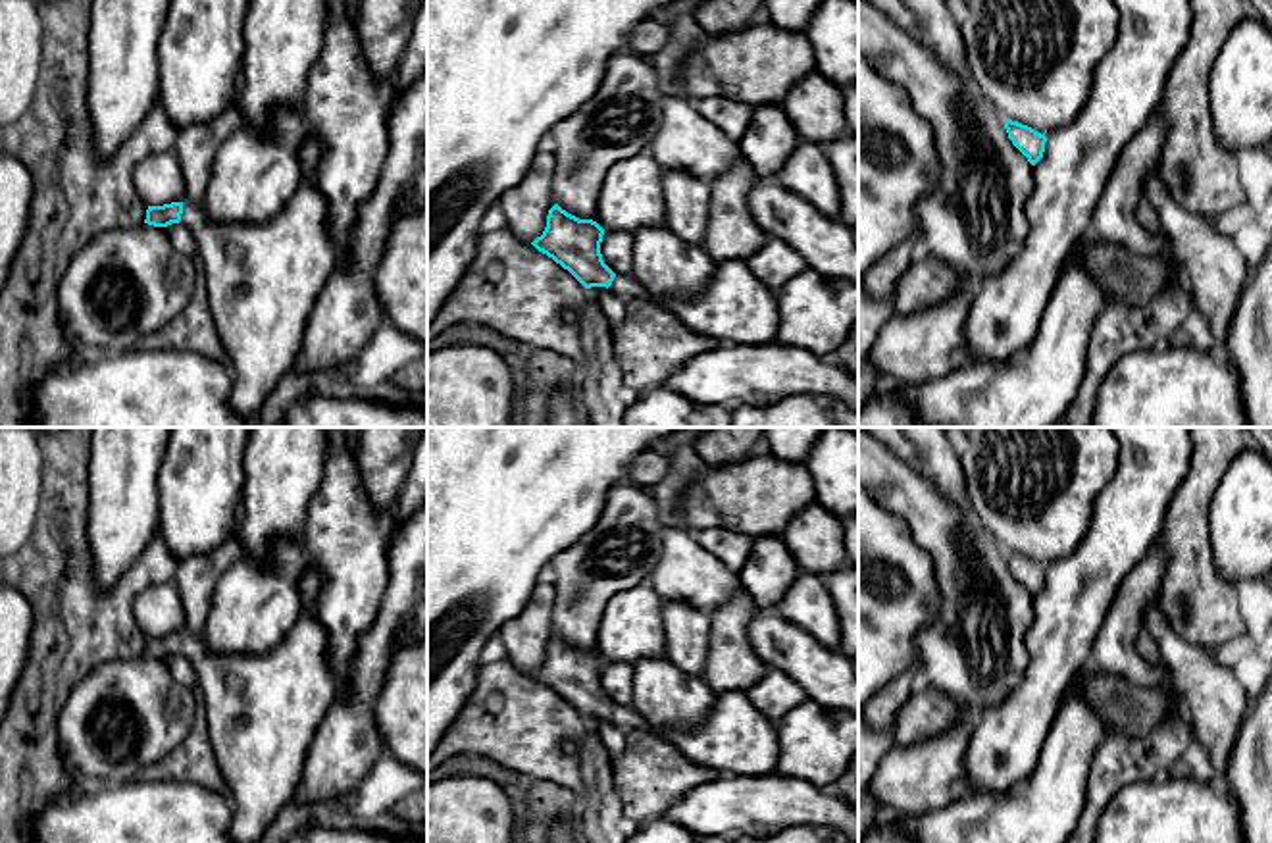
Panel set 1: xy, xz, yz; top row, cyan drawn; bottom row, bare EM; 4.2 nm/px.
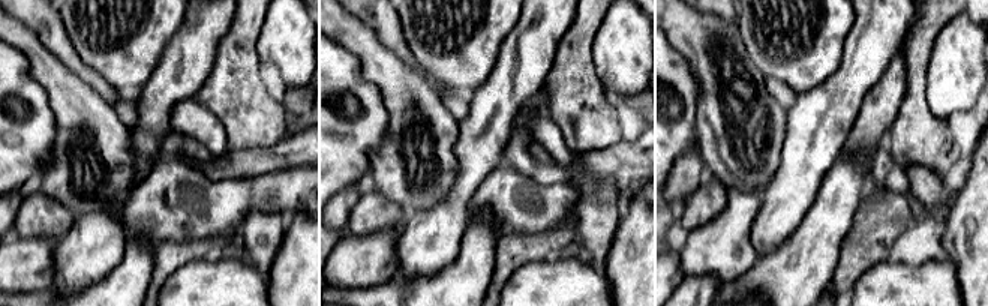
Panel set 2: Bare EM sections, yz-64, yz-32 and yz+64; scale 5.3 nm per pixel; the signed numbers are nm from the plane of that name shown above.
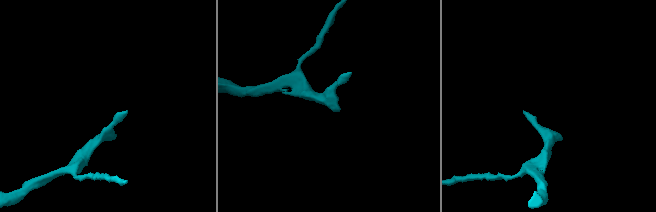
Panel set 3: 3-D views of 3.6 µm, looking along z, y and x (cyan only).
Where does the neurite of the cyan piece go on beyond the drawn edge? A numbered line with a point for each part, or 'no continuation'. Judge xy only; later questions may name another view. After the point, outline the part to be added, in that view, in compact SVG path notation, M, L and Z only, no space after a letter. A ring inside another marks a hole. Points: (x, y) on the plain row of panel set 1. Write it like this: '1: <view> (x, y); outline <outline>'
1: xy (262, 711); outline M304 610L285 639L266 654L214 654L202 635L185 631L181 654L196 672L210 741L233 805L229 837L233 843L260 843L277 812L296 795L316 729L339 695L339 681L329 662L327 631L316 612Z

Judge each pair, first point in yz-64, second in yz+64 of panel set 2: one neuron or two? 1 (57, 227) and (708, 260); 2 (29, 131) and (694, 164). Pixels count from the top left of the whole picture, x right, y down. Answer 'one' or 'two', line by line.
1: two
2: two

